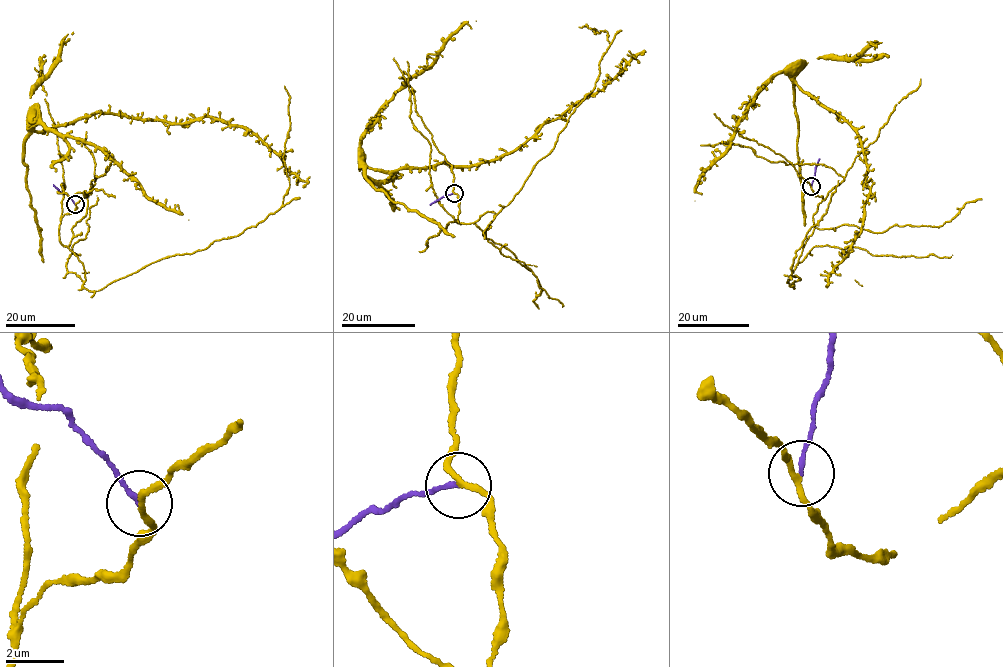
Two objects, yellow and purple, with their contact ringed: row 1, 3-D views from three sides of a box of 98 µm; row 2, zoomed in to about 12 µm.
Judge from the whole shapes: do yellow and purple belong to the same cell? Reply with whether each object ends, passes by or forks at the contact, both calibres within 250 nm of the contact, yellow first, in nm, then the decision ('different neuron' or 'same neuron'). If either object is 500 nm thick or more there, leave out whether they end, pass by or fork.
yellow passes by | purple ends | 190/140 nm | different neuron

